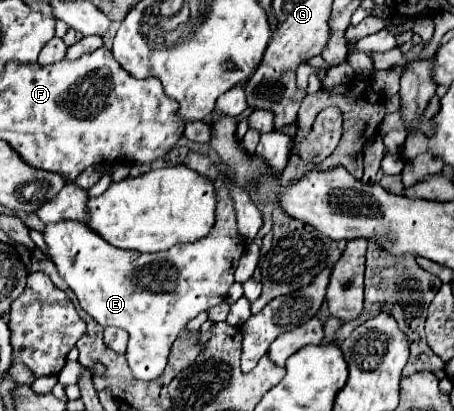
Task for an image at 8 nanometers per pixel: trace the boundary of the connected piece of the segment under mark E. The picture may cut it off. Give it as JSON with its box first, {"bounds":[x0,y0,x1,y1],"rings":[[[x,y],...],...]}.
{"bounds":[43,153,245,381],"rings":[[[189,153],[183,163],[203,173],[203,177],[213,179],[219,189],[215,229],[195,243],[175,245],[163,253],[139,253],[107,243],[83,221],[57,221],[43,229],[49,257],[57,265],[63,281],[75,291],[81,309],[103,327],[113,325],[129,331],[125,357],[133,375],[143,381],[157,379],[165,371],[171,343],[179,331],[201,311],[219,305],[227,297],[233,285],[235,265],[245,251],[225,183],[227,175],[223,175],[209,157],[199,153]]]}

